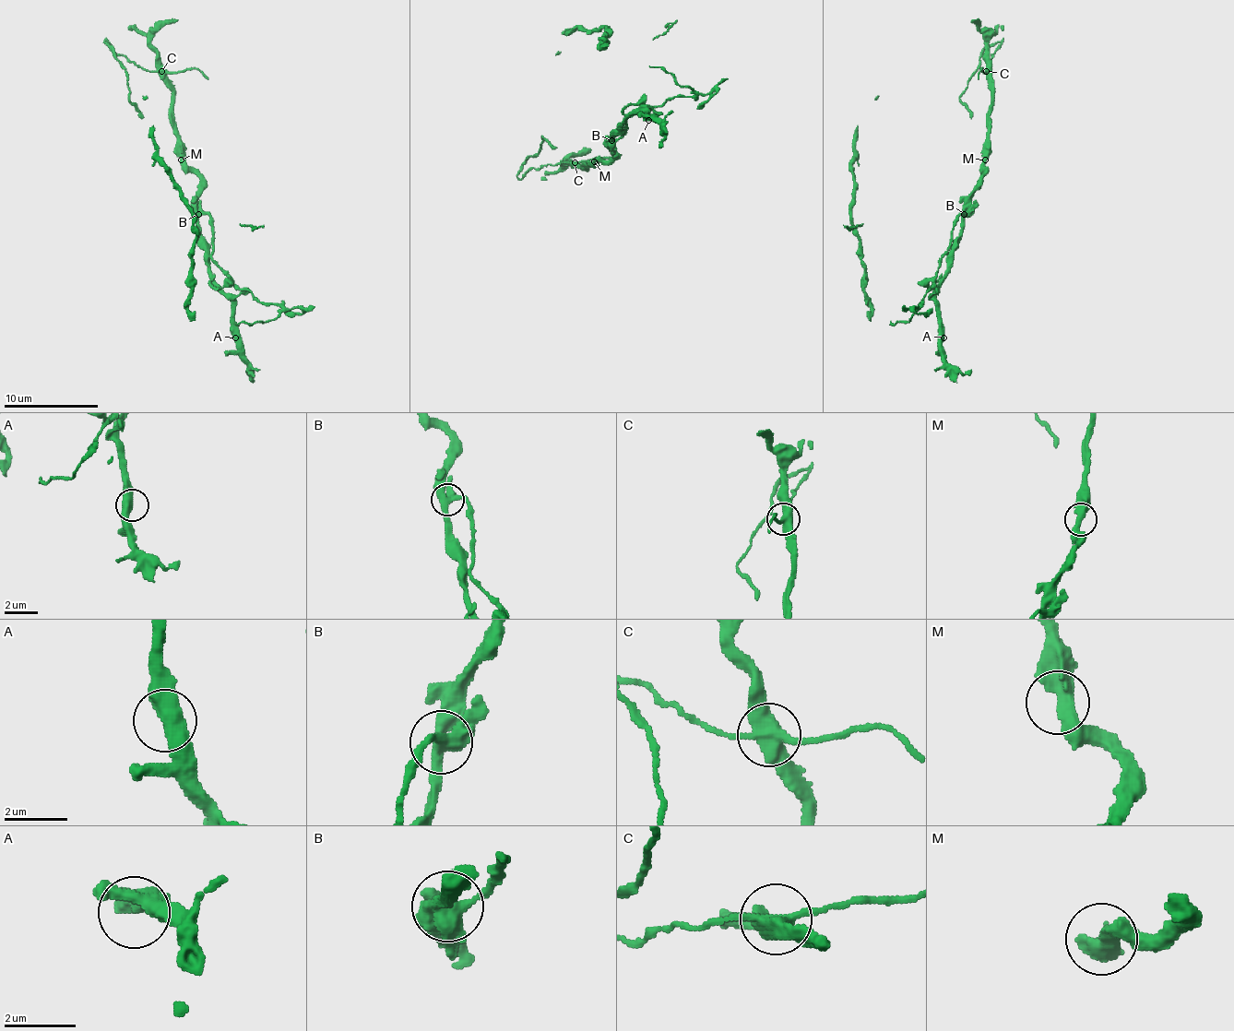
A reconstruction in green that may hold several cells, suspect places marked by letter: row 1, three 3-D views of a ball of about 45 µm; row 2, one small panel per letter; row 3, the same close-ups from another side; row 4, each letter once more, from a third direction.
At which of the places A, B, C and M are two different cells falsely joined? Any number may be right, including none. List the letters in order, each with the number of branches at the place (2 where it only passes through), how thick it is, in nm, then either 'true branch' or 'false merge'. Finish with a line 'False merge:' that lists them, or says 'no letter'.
A: 2 branches meet; 500 nm thick; true branch
B: 3 branches meet; 460 nm thick; false merge
C: 4 branches meet; 480 nm thick; false merge
M: 2 branches meet; 440 nm thick; true branch
False merge: B, C

